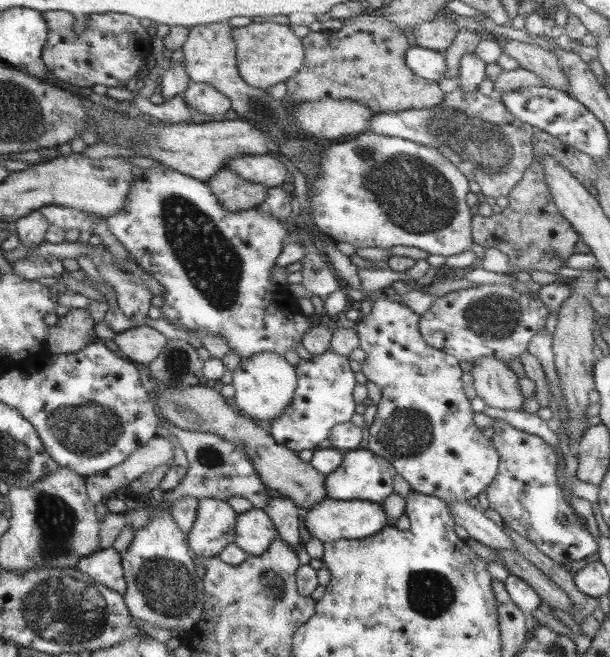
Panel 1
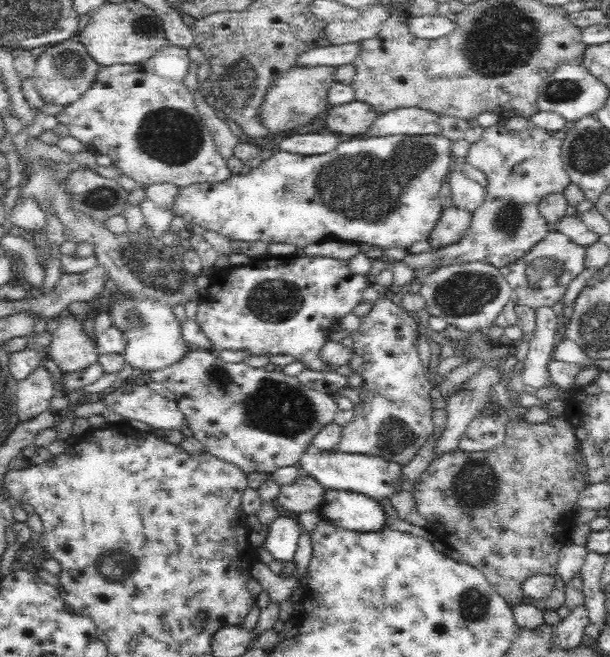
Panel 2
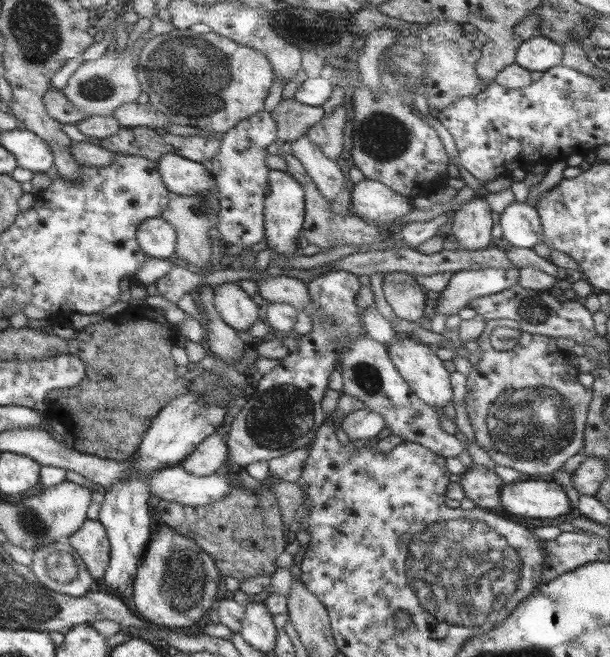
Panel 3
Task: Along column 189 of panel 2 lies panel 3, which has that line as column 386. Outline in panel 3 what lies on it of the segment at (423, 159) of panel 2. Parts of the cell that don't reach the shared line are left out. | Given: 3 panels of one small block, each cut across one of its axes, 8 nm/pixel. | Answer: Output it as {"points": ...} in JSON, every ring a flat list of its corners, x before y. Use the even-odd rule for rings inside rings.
{"points":[[365,179,356,183,351,197,355,214,391,229,397,226,394,222,416,209,412,198,394,192,388,185,376,180]]}

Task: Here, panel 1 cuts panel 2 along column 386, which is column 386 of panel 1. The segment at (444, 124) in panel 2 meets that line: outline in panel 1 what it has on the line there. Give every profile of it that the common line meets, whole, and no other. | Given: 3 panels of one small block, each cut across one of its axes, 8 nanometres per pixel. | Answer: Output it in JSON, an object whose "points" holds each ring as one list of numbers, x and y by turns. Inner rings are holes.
{"points":[[458,88,445,93,445,99,434,108,426,108,426,110,410,108,402,112,374,113,374,118,370,118,369,132,410,140,438,150,446,160,450,160,480,186,484,197,498,199,500,196,509,197,510,190,524,178,530,164,534,164,536,154,533,139,534,133,539,132,539,129,514,117,500,98,489,97,479,91,470,92]]}

